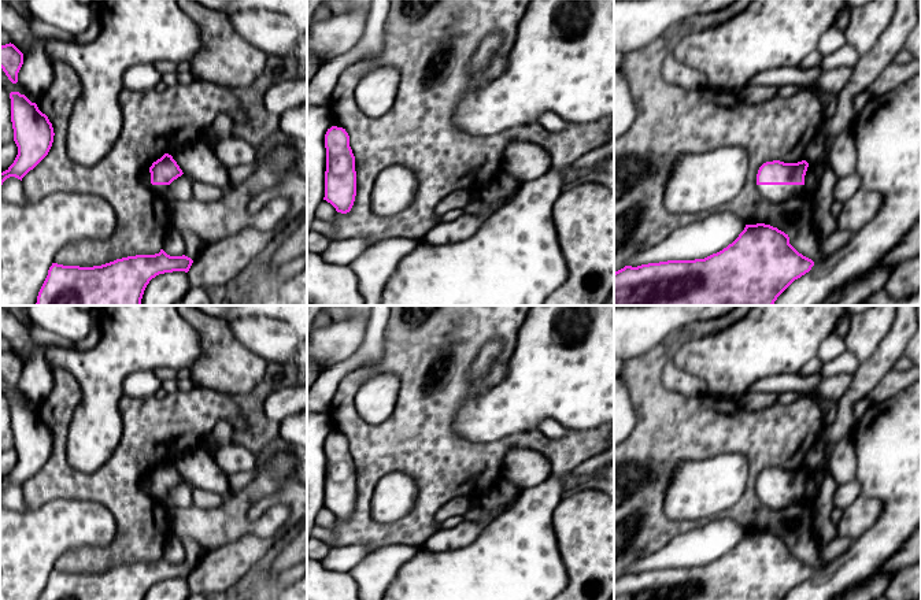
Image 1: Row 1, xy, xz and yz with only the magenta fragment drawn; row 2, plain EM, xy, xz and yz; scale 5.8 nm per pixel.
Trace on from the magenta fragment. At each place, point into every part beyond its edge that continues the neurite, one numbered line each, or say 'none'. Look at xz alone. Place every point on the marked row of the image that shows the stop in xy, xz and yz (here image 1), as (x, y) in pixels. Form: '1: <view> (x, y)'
none

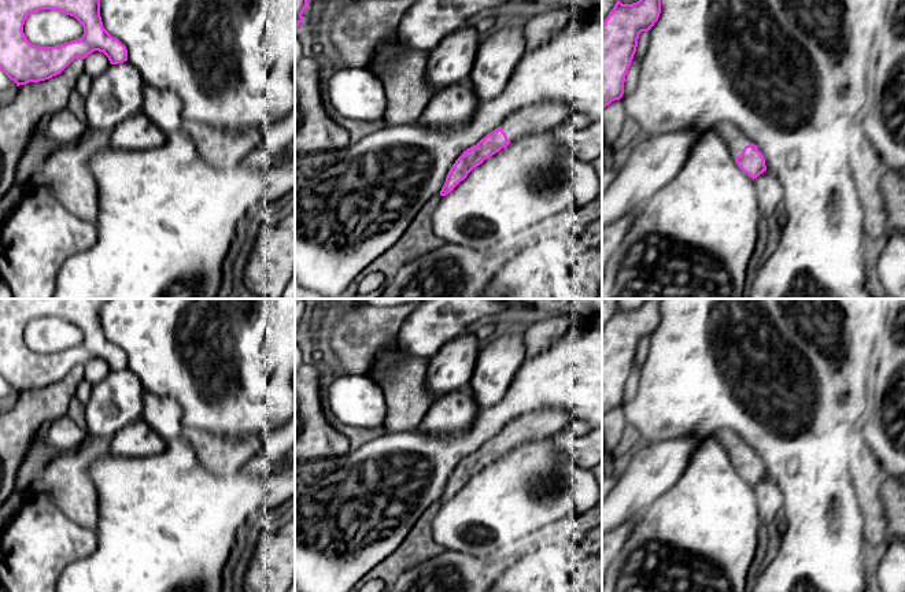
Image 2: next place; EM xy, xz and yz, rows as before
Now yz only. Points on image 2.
1: yz (735, 139)

